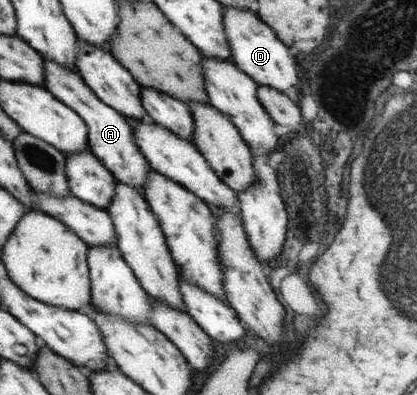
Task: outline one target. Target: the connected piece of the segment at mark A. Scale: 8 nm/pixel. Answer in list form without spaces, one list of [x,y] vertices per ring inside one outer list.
[[[43,61],[45,69],[44,87],[60,101],[70,106],[86,122],[88,126],[89,149],[102,165],[109,169],[118,182],[130,184],[143,196],[143,187],[151,169],[149,161],[142,155],[139,147],[134,143],[133,129],[130,122],[113,107],[106,105],[90,89],[78,72],[68,69],[59,63]]]

